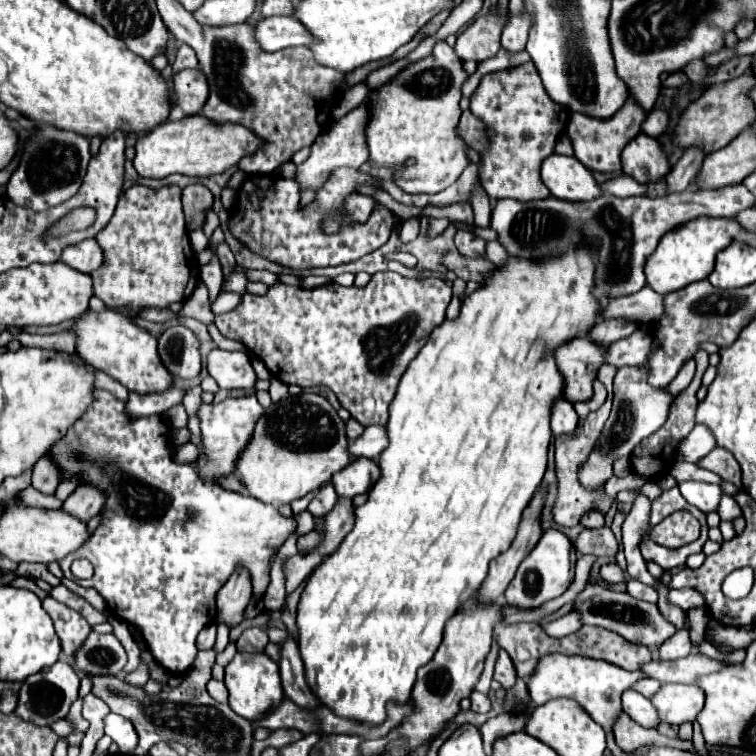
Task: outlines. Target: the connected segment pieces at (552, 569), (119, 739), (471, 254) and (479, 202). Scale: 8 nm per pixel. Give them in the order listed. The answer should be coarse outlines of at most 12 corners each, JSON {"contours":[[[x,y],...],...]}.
{"contours":[[[545,530],[505,590],[531,610],[573,582],[575,548]],[[117,714],[105,718],[105,734],[121,754],[133,754],[137,738],[131,722]],[[459,230],[455,246],[465,258],[483,258],[487,242]],[[481,188],[471,200],[475,226],[487,228],[491,202]]]}

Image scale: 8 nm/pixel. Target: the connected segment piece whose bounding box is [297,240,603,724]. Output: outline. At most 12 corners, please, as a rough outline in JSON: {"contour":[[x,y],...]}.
{"contour":[[597,244],[509,256],[389,406],[297,608],[337,716],[409,700],[547,468]]}

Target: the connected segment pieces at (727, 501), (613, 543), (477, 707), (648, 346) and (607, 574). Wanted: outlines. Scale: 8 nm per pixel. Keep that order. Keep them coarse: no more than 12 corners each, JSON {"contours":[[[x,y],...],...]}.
{"contours":[[[723,496],[719,504],[721,520],[733,522],[743,512],[731,496]],[[611,528],[583,530],[575,540],[581,554],[613,558],[617,540]],[[477,690],[469,694],[473,712],[489,712],[491,702]],[[637,330],[607,348],[617,368],[643,364],[655,338]],[[617,564],[601,566],[599,574],[609,584],[623,582]]]}

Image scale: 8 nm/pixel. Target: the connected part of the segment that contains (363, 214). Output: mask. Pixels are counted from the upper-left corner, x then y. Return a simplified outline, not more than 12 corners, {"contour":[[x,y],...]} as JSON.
{"contour":[[351,194],[345,202],[347,222],[365,222],[375,200]]}

